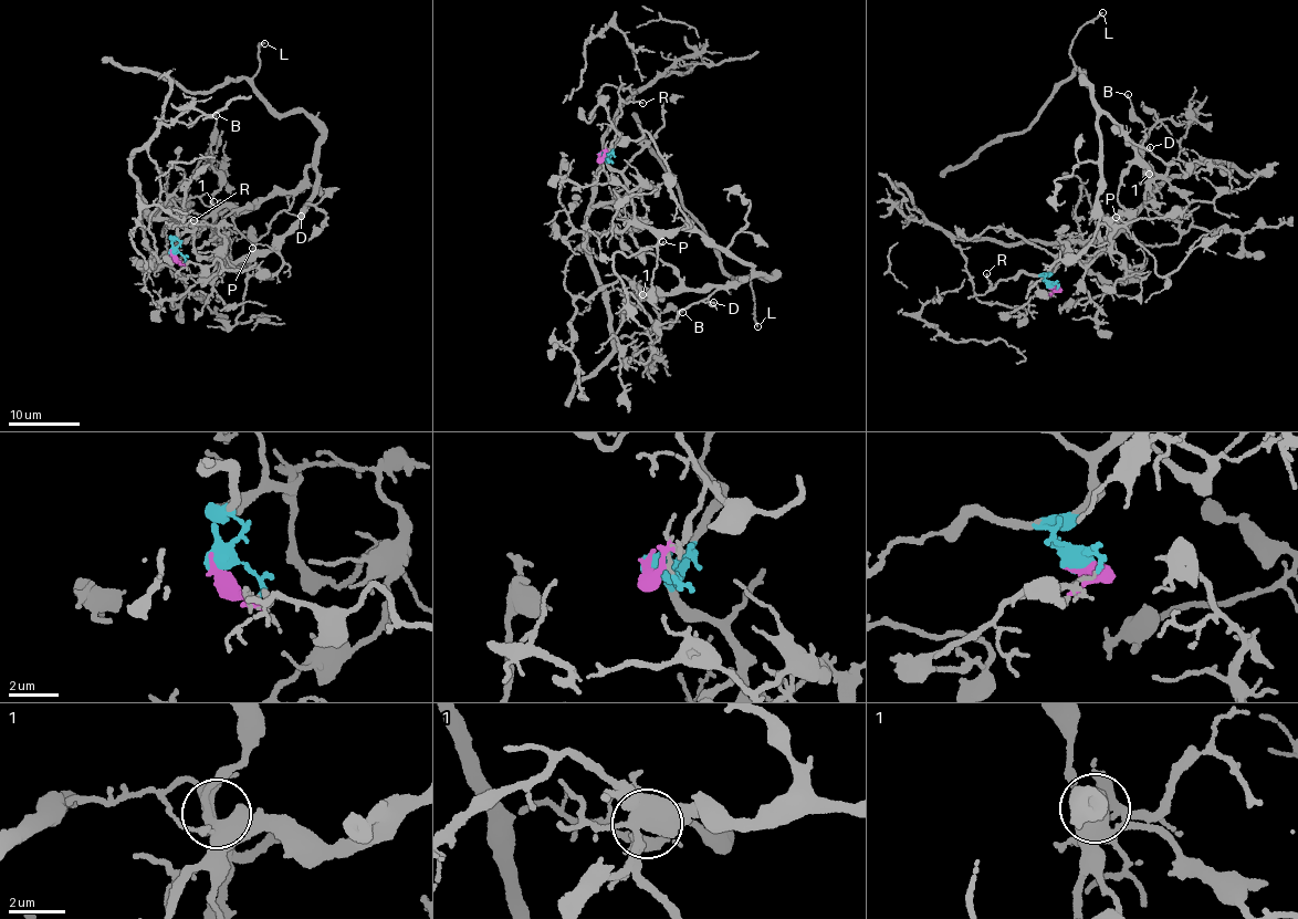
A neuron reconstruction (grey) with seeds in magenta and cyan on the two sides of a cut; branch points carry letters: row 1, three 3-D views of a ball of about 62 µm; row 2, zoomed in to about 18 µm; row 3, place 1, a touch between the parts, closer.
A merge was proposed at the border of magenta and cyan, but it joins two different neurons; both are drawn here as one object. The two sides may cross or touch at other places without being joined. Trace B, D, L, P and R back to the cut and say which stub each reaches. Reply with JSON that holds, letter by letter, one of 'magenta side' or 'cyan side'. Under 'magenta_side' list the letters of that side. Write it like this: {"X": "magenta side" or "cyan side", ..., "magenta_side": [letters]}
{"B": "magenta side", "D": "magenta side", "L": "magenta side", "P": "magenta side", "R": "cyan side", "magenta_side": ["B", "D", "L", "P"]}

